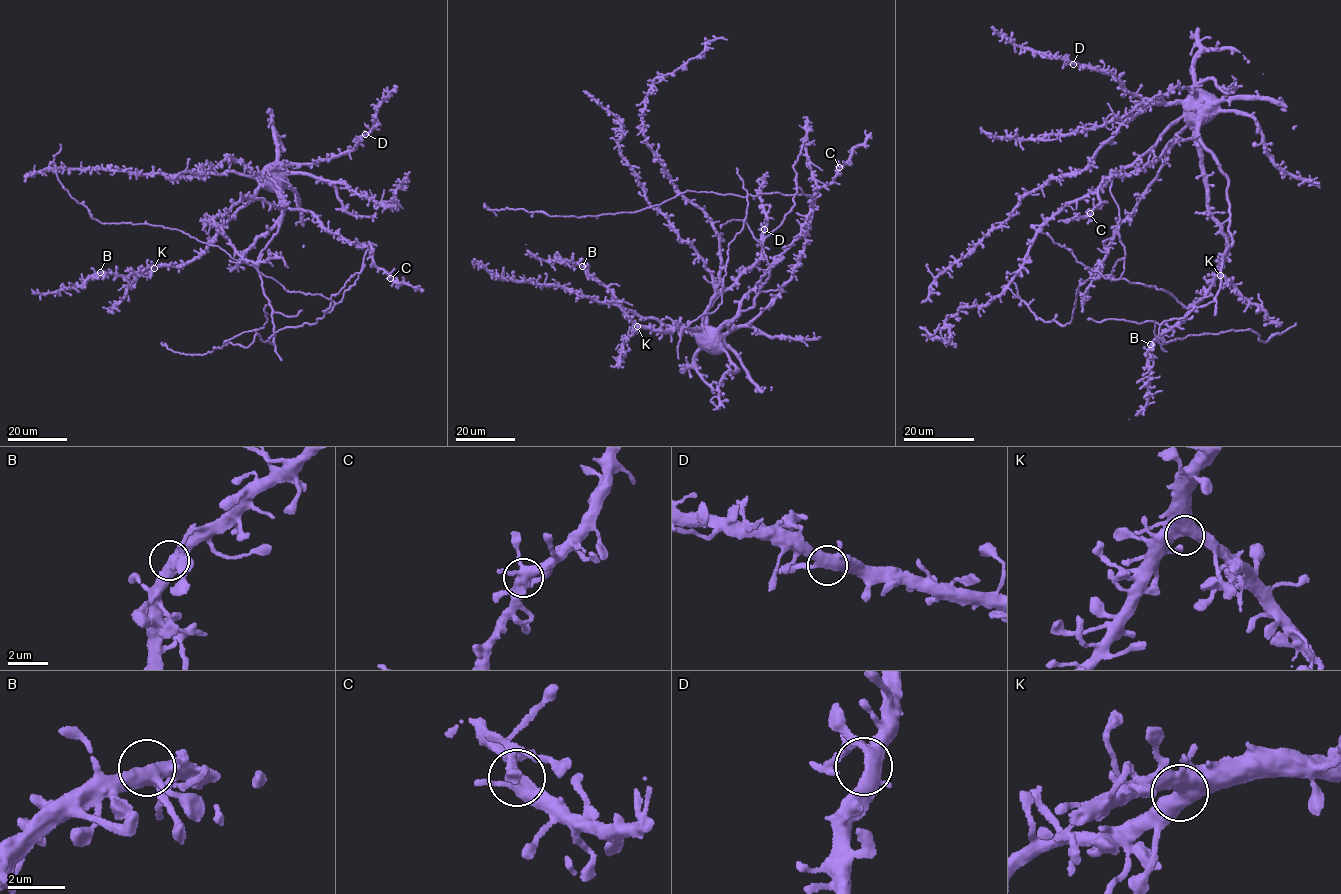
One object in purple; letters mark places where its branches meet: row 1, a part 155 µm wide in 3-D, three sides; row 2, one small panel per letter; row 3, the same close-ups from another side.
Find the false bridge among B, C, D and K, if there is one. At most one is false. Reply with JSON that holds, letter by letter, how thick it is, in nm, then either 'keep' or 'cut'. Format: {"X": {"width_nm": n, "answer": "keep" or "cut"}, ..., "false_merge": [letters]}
{"B": {"width_nm": 420, "answer": "keep"}, "C": {"width_nm": 400, "answer": "keep"}, "D": {"width_nm": 400, "answer": "keep"}, "K": {"width_nm": 500, "answer": "keep"}, "false_merge": []}

